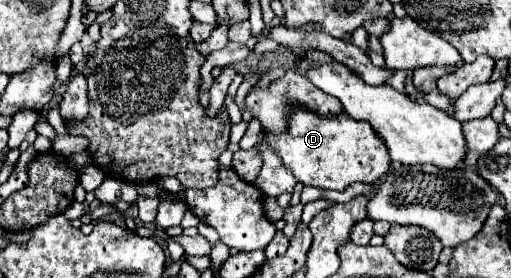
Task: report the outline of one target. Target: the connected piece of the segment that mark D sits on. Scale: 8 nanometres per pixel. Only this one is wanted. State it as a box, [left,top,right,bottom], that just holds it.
[269,109,389,191]

